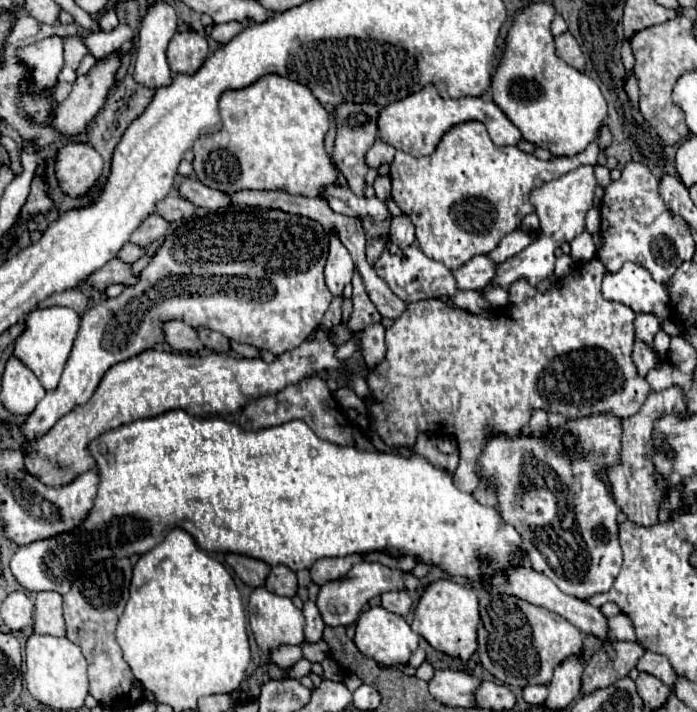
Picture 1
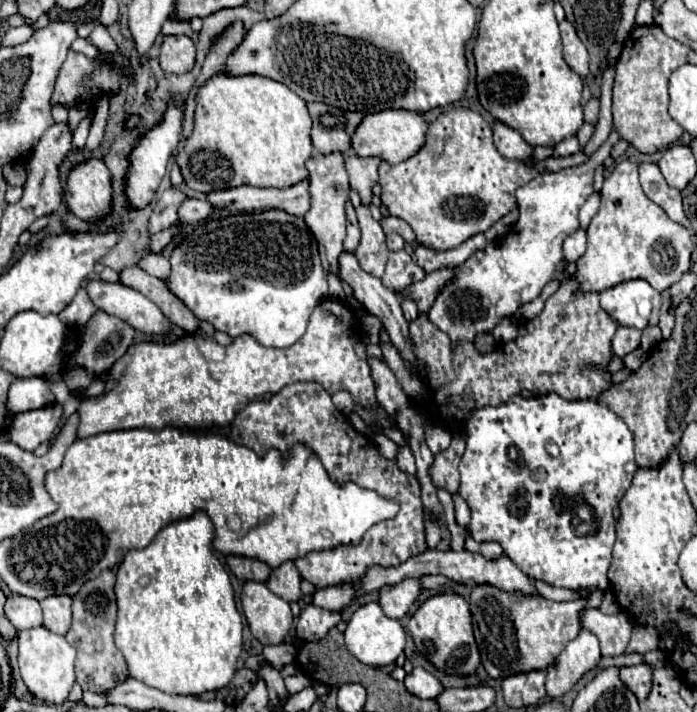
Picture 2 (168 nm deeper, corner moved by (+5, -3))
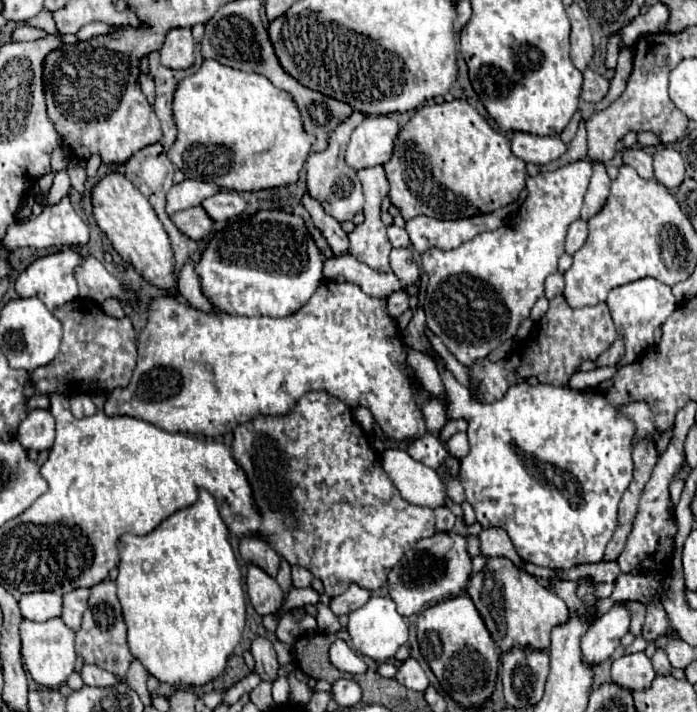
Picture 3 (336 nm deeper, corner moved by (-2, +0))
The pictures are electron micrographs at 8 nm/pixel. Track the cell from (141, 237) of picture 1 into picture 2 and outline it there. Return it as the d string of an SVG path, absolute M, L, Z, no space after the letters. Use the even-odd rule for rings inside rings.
M167 188L161 198L157 200L153 214L149 218L149 234L157 234L159 230L165 230L167 226L173 226L177 222L177 208L179 204L185 200L185 196L175 190L175 188Z

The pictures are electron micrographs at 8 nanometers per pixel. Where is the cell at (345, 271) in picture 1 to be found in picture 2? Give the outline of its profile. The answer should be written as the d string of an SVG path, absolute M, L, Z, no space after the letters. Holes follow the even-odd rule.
M319 154L307 160L309 170L309 192L311 192L311 210L305 214L305 224L313 232L319 244L319 254L323 270L339 276L339 254L343 254L345 238L345 202L349 198L349 178L343 168L343 154Z

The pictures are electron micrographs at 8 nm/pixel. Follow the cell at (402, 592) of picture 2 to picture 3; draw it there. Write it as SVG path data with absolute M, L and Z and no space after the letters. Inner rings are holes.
M434 533L406 551L404 559L392 567L388 575L388 591L394 599L398 613L404 617L420 613L428 603L456 595L468 587L472 573L472 559L466 551L466 537L450 533Z

